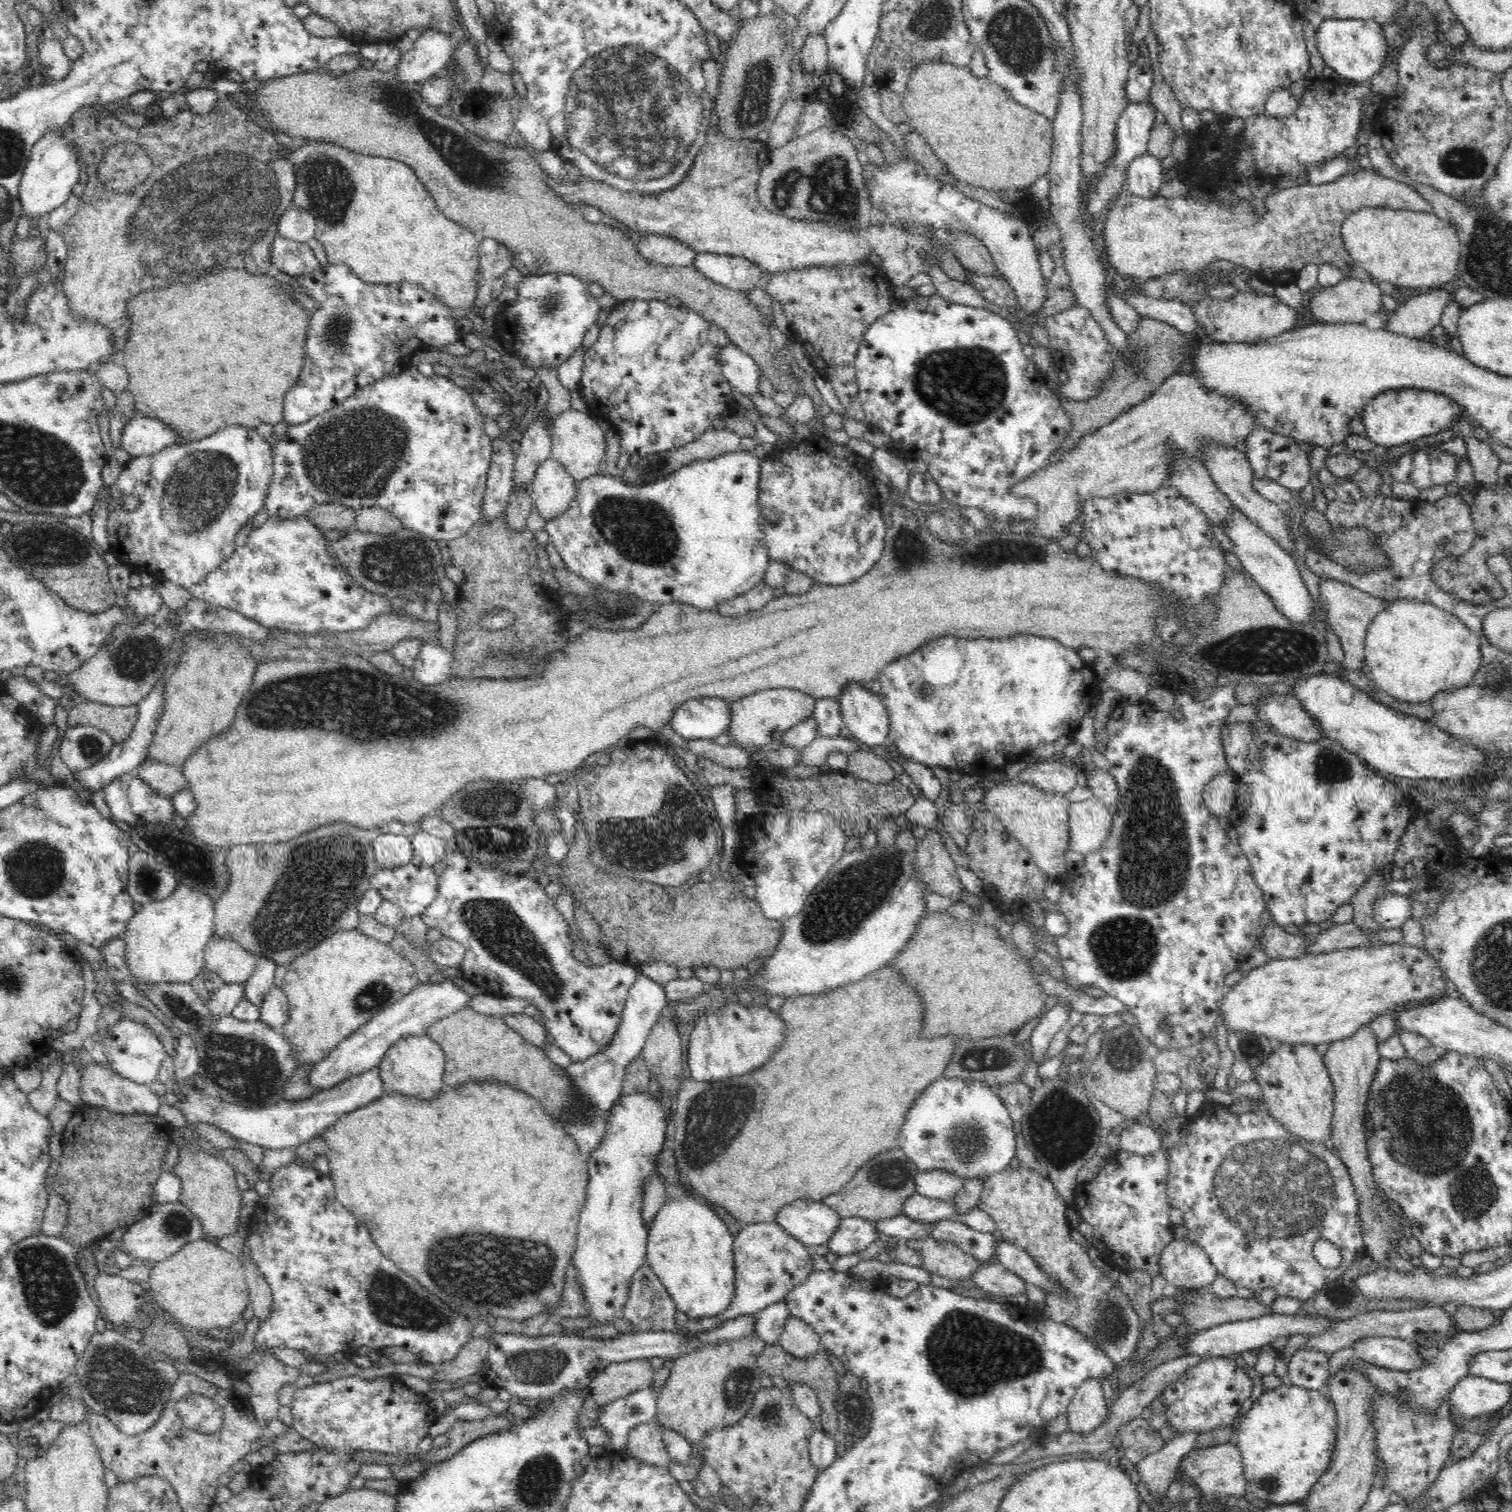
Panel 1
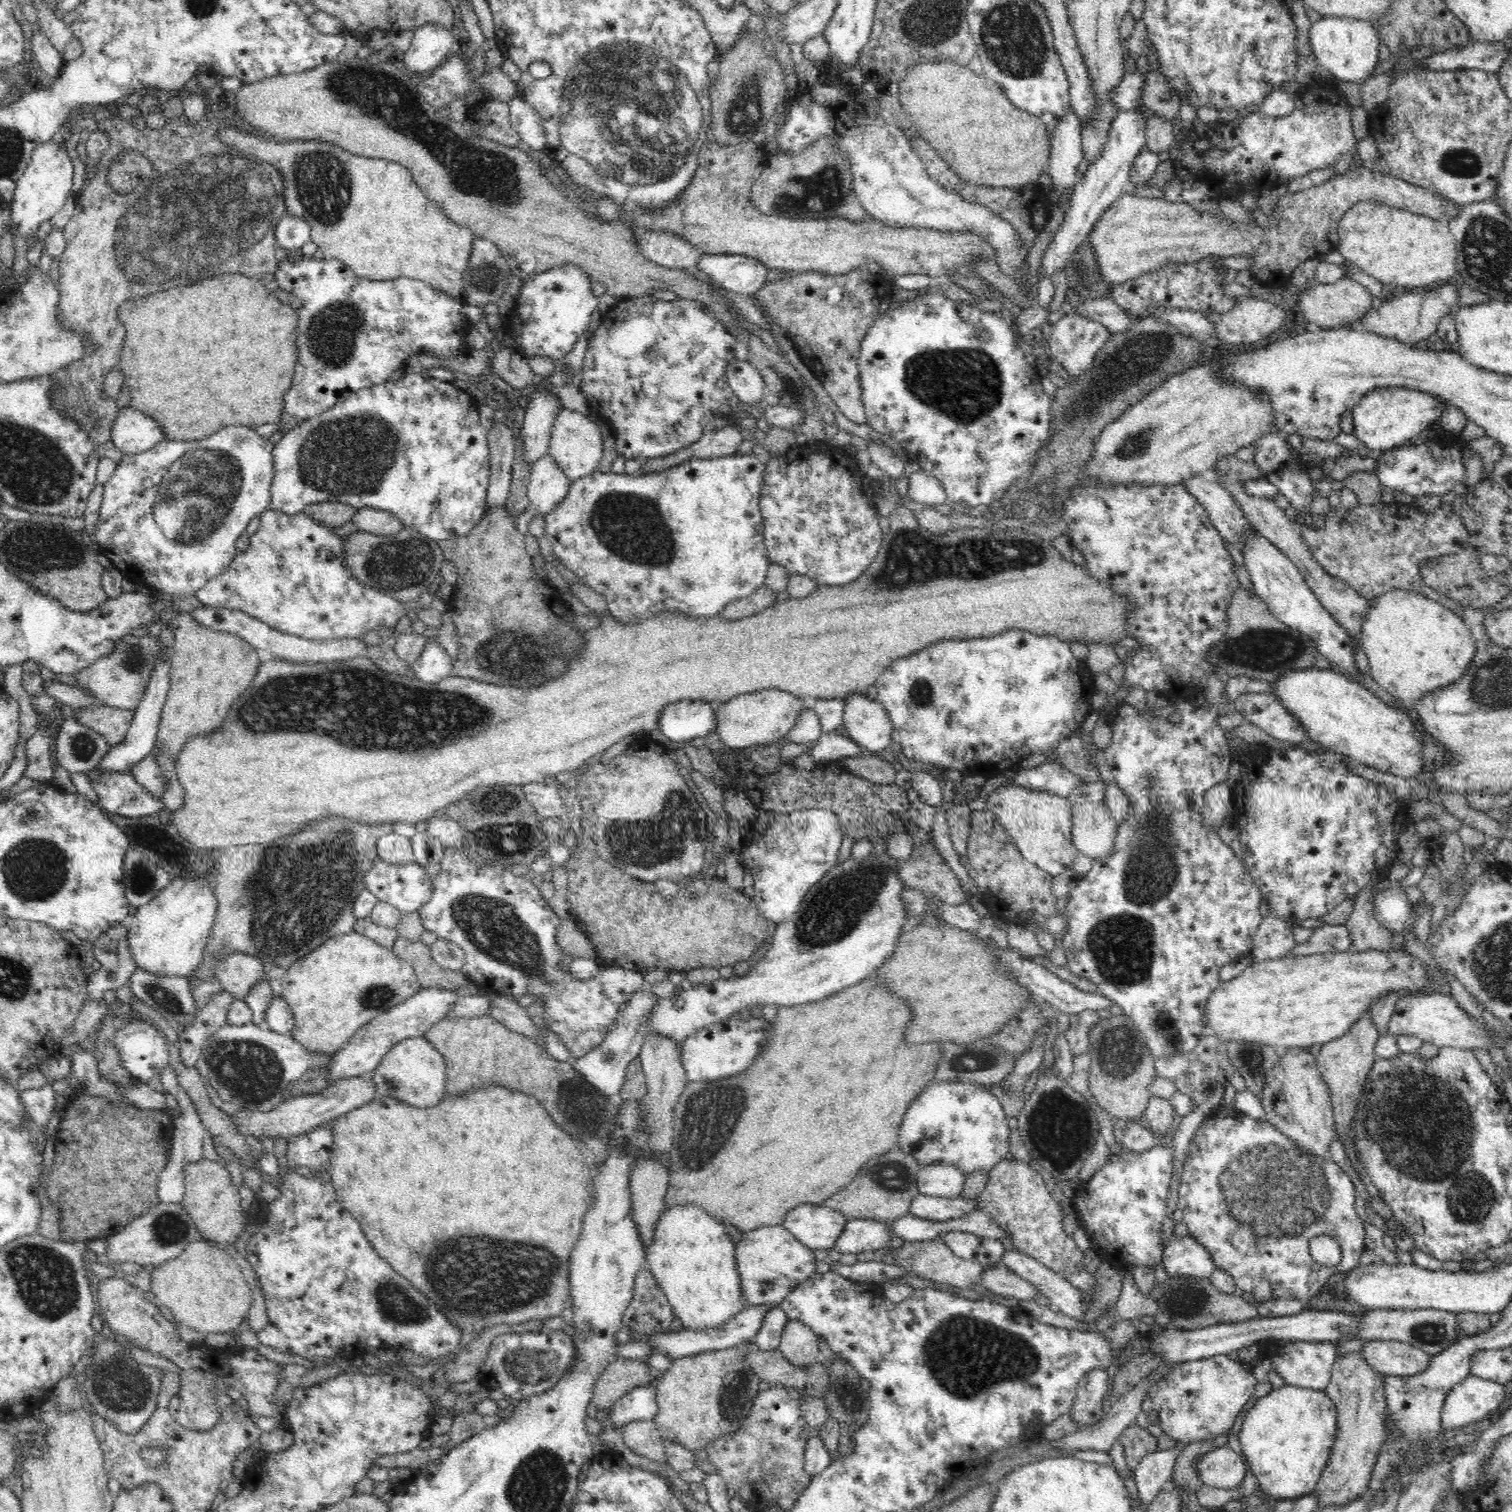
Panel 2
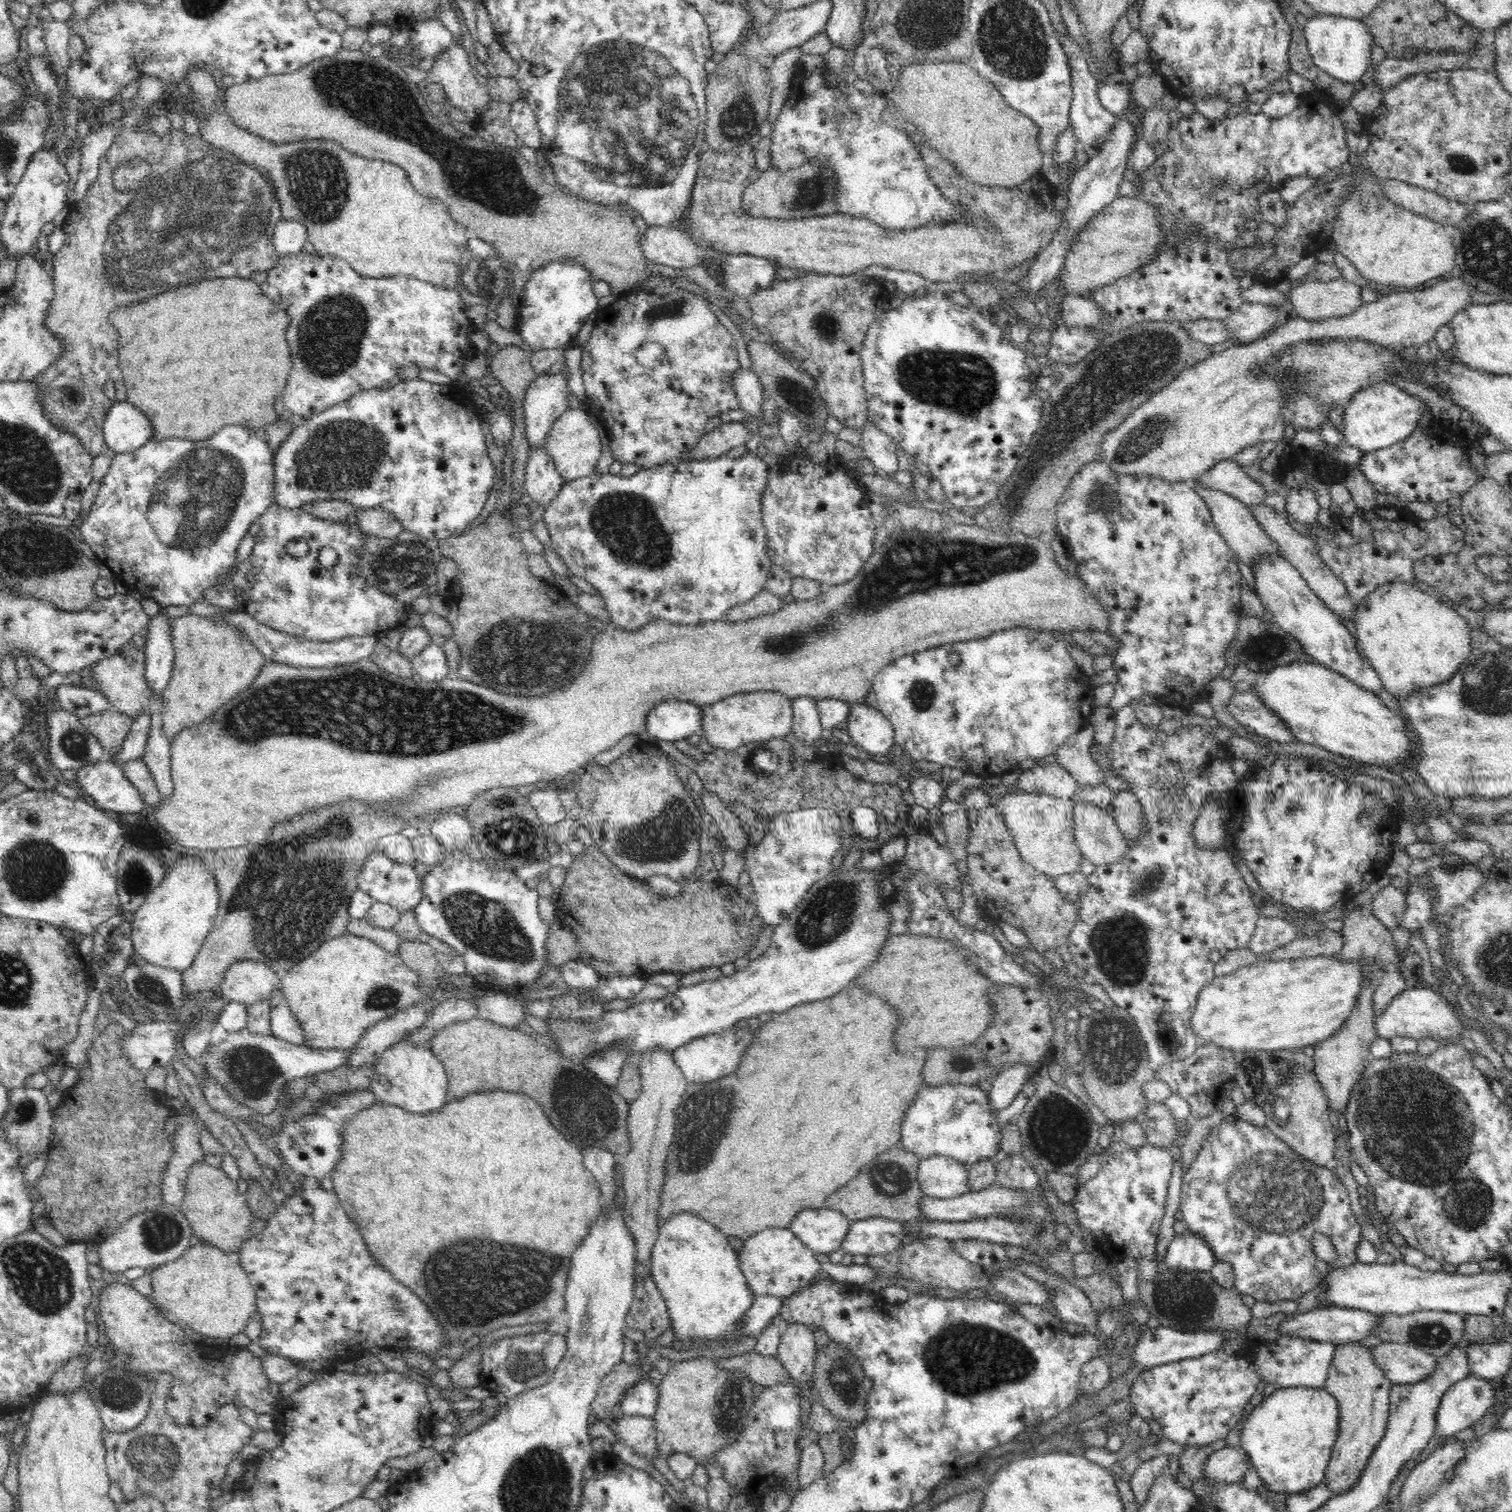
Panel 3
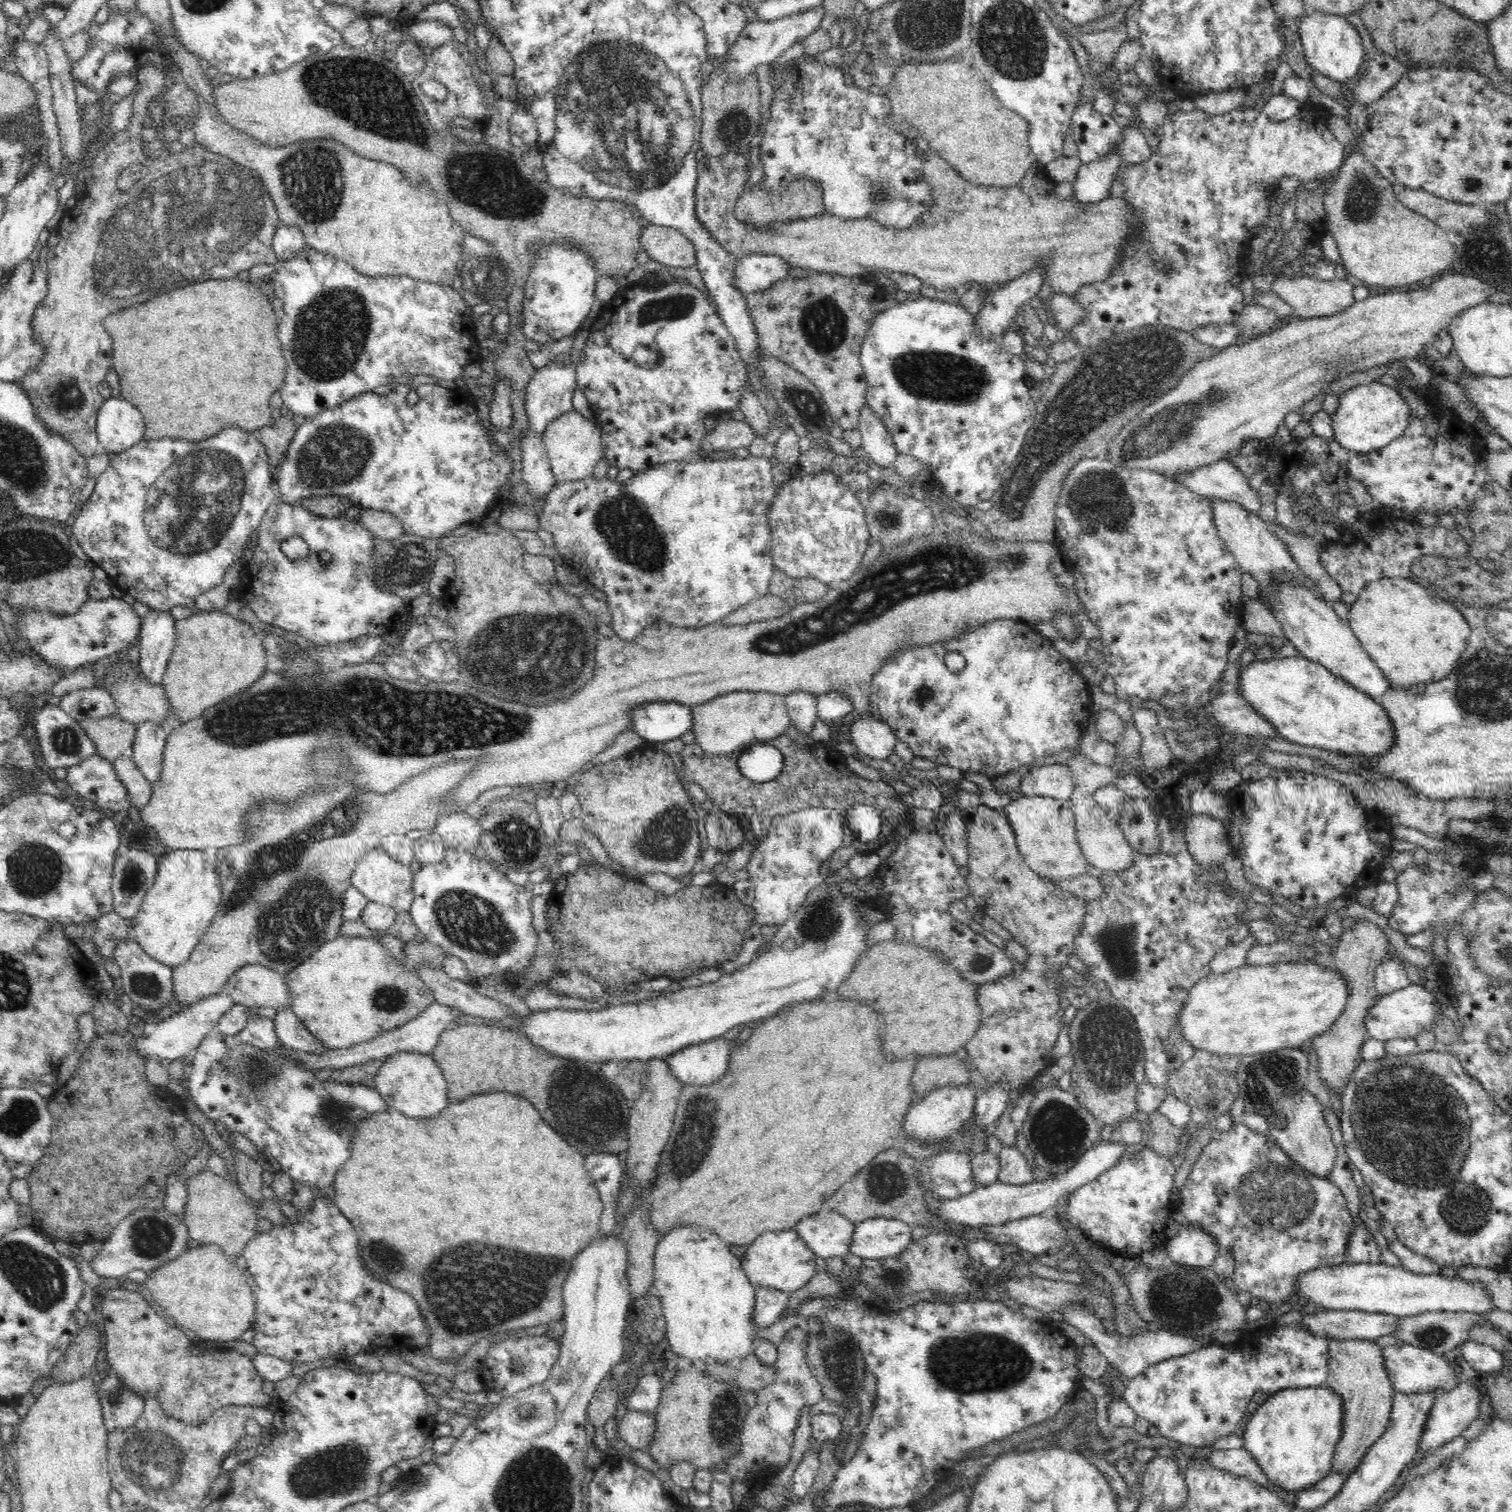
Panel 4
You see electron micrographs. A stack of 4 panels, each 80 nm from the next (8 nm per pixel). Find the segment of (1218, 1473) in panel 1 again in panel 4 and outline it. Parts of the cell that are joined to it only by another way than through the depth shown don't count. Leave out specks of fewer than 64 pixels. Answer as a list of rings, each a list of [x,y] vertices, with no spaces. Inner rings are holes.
[[[1244,1447],[1213,1450],[1210,1452],[1210,1462],[1214,1467],[1232,1475],[1242,1476],[1261,1485],[1268,1482],[1268,1476]]]

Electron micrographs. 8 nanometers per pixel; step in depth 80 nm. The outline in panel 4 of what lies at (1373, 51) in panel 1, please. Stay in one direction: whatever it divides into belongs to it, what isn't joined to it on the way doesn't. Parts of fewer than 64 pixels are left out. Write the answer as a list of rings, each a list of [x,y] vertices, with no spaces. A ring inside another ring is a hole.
[[[1310,10],[1298,23],[1297,32],[1305,58],[1314,71],[1349,85],[1360,77],[1358,70],[1365,60],[1365,48],[1357,28],[1350,21],[1338,15]]]

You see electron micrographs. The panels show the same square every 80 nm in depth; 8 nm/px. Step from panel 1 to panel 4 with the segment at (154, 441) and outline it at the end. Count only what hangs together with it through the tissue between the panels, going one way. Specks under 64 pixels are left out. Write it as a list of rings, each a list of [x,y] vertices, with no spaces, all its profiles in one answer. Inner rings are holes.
[[[118,397],[104,399],[95,417],[95,431],[103,452],[120,452],[138,444],[144,436],[142,414]]]

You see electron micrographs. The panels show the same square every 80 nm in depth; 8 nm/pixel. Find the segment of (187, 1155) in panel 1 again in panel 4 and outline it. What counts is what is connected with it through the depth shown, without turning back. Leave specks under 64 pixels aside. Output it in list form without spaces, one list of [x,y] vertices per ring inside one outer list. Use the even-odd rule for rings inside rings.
[[[207,1169],[190,1177],[187,1183],[187,1204],[184,1211],[189,1239],[194,1245],[218,1245],[230,1258],[240,1257],[246,1244],[256,1236],[255,1205],[242,1193],[235,1180],[214,1174]]]

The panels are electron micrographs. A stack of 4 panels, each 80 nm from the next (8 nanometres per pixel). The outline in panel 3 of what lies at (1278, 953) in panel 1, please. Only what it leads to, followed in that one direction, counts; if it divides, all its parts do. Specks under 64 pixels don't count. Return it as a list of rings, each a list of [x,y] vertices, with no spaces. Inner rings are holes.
[[[1260,916],[1249,947],[1254,951],[1257,960],[1263,960],[1262,955],[1274,952],[1292,940],[1299,937],[1299,930],[1290,920],[1280,917]]]

